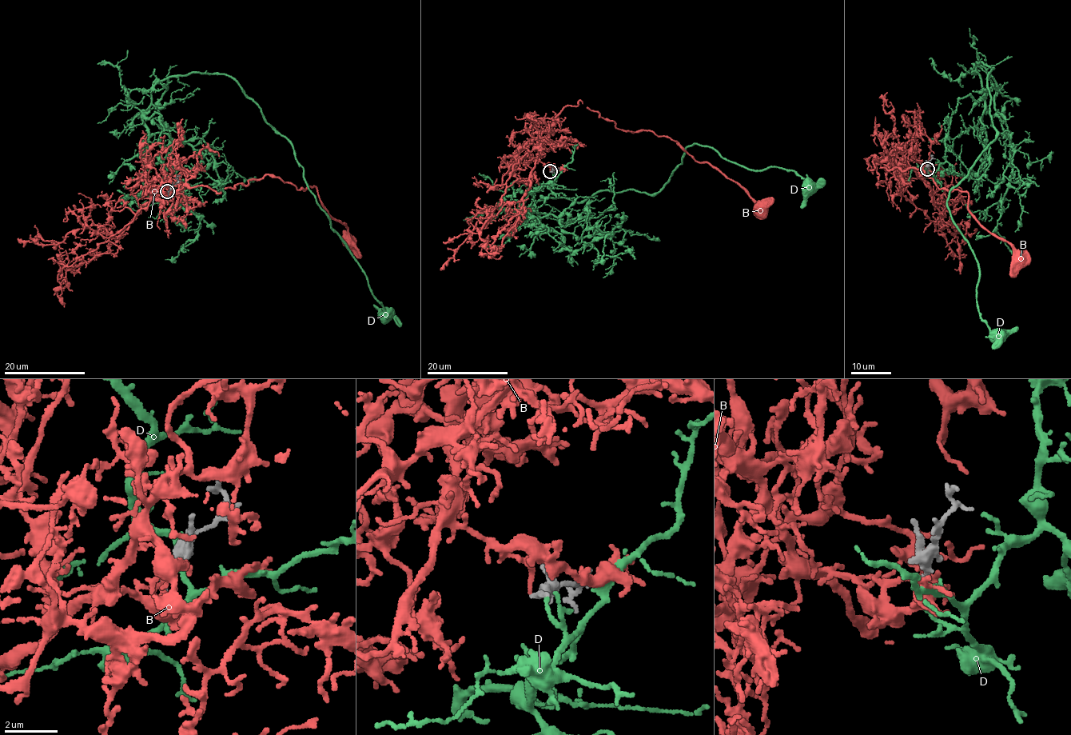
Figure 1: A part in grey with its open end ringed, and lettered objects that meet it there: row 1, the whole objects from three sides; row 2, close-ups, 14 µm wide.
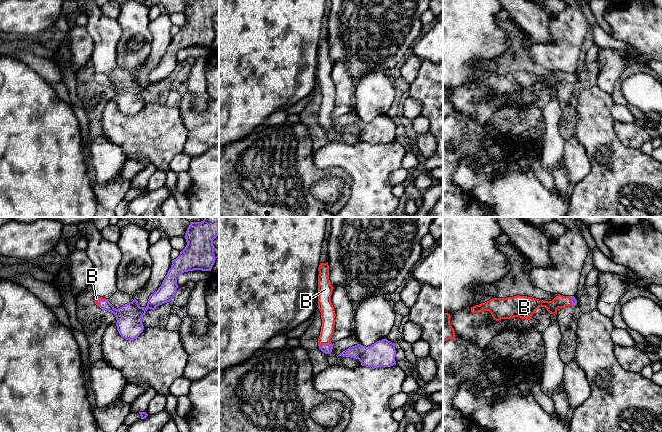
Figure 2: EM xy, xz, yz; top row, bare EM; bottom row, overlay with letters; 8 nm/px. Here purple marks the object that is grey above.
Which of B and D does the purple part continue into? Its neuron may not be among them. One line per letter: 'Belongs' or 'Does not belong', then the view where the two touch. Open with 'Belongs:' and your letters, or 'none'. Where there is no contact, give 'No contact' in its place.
Belongs: B
B: Belongs. Touches purple in xz
D: Does not belong. No contact

